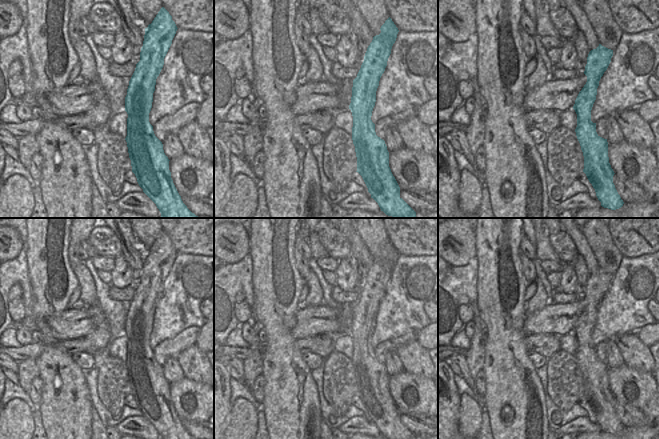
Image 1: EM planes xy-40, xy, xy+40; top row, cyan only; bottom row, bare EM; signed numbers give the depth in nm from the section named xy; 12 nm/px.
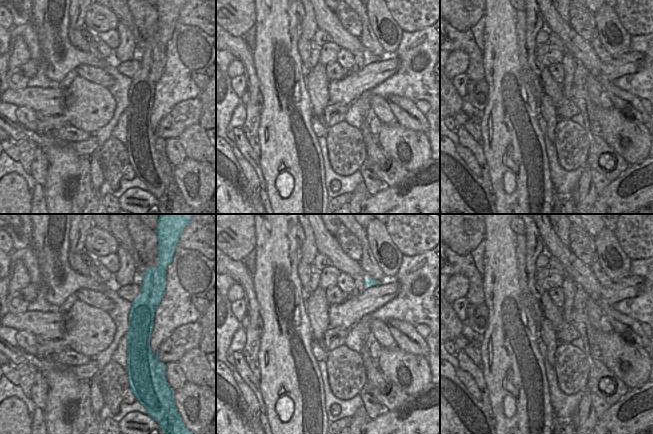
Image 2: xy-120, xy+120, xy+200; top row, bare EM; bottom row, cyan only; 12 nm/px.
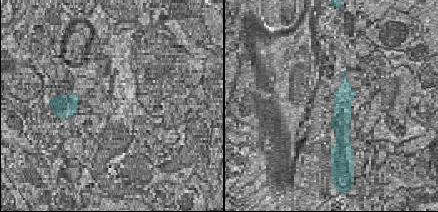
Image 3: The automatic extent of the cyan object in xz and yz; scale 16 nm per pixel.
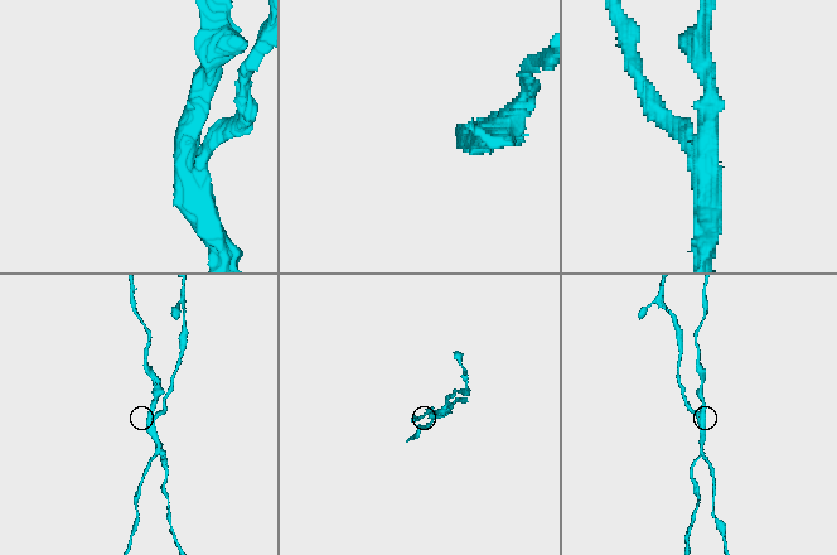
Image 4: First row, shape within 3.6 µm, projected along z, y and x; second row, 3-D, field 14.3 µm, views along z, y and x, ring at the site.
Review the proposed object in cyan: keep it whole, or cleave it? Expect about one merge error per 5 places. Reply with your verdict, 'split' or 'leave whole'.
split

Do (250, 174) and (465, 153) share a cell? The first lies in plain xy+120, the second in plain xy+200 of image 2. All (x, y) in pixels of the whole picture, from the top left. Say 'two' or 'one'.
one

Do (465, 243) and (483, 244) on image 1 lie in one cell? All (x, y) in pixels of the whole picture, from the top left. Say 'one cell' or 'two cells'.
two cells

